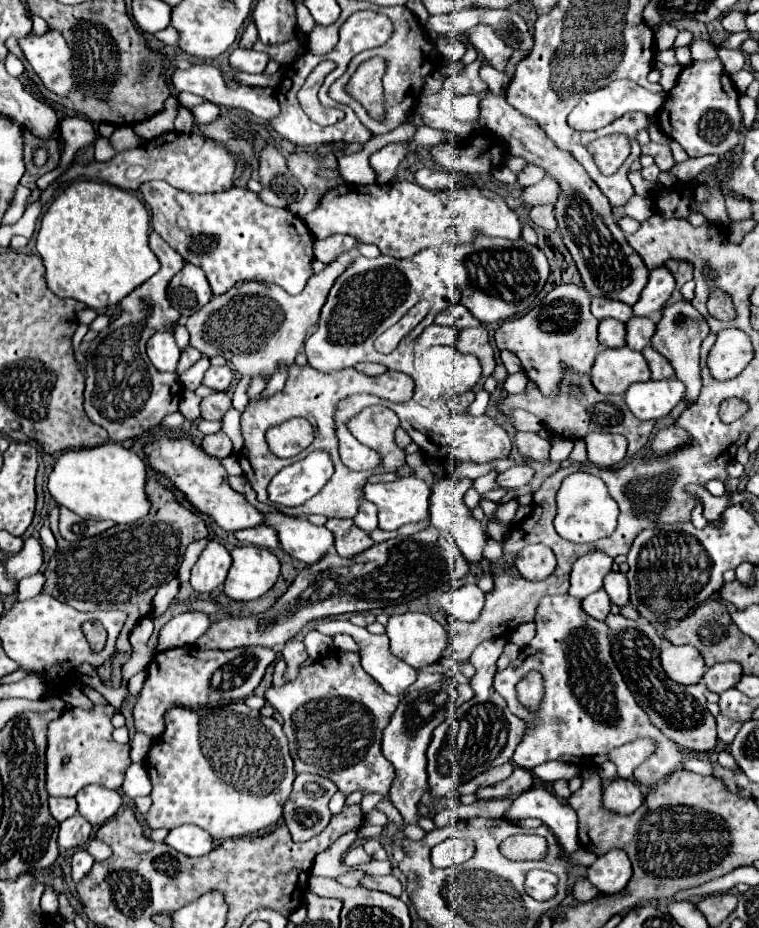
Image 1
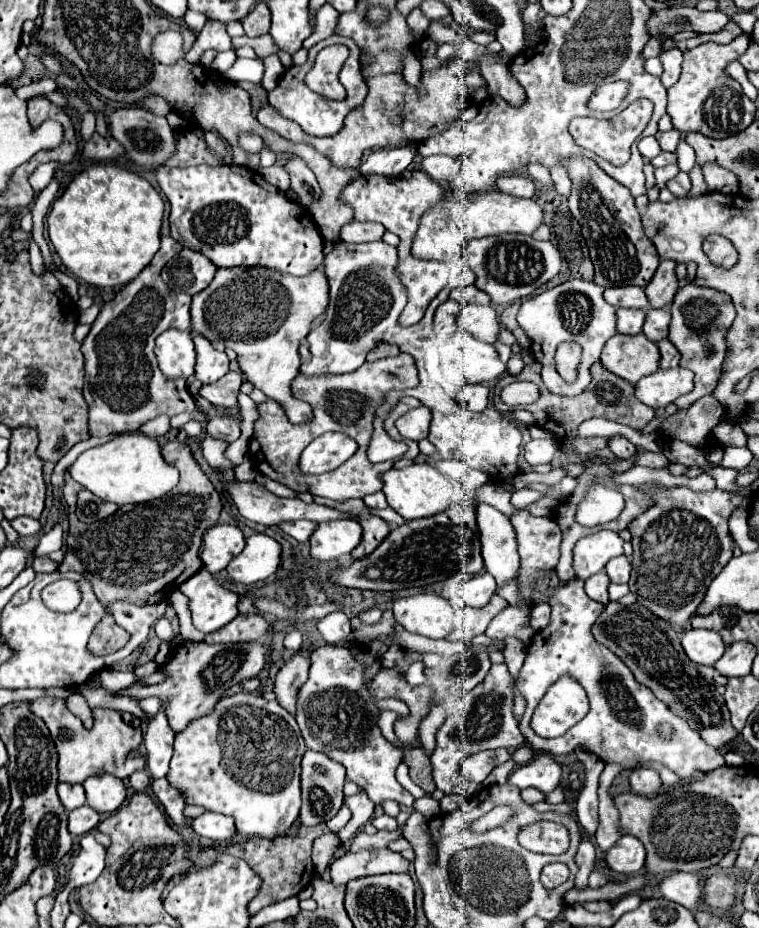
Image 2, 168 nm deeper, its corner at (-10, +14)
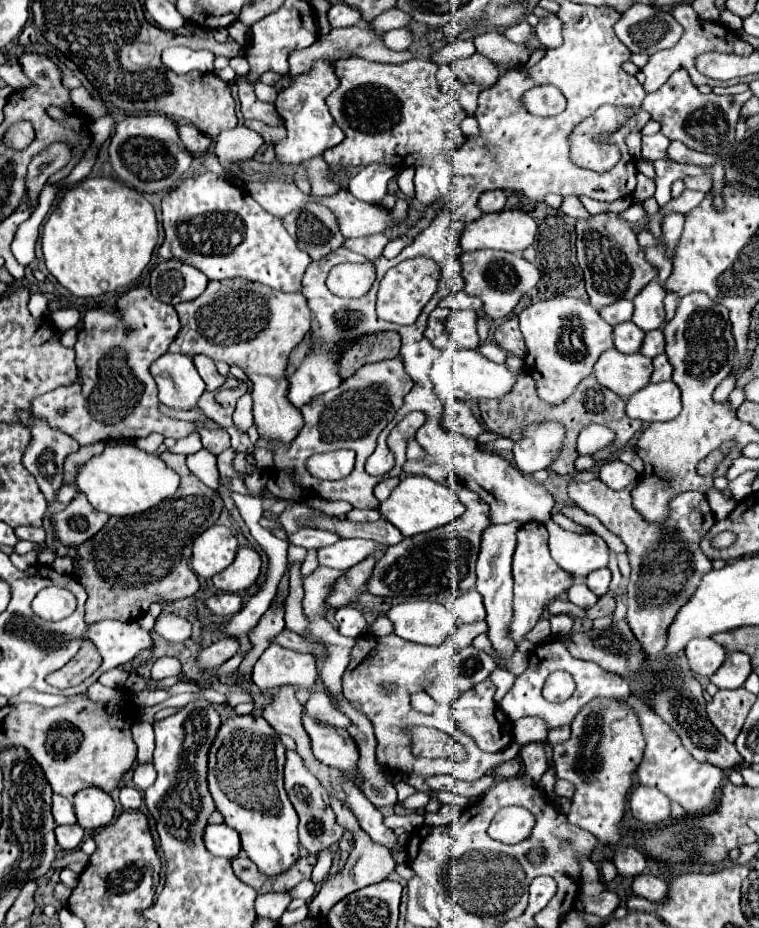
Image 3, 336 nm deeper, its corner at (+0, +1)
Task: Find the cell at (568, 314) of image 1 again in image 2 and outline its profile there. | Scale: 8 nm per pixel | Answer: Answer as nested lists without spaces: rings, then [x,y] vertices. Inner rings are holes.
[[[572,278],[552,290],[526,298],[520,306],[518,324],[532,340],[532,346],[530,346],[532,356],[534,356],[534,360],[538,360],[542,364],[542,380],[552,394],[560,394],[560,396],[582,394],[584,388],[590,384],[590,366],[600,360],[604,344],[608,342],[608,338],[612,338],[616,334],[616,308],[610,306],[602,298],[602,292],[604,292],[604,288],[594,282]],[[568,340],[578,342],[582,346],[582,362],[578,366],[578,378],[572,384],[566,382],[558,374],[556,362],[554,362],[558,344],[568,342]]]

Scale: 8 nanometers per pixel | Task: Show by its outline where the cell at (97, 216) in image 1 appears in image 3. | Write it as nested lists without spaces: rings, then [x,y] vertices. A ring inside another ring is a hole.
[[[86,177],[64,193],[42,227],[42,251],[48,271],[76,297],[98,297],[124,287],[140,277],[158,243],[158,223],[154,207],[142,193],[112,177]]]

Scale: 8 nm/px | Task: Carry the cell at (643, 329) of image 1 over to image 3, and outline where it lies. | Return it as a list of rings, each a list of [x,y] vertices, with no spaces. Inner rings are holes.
[[[654,329],[654,331],[648,331],[646,337],[644,337],[644,343],[642,343],[642,349],[640,349],[642,355],[654,359],[656,355],[664,353],[664,333],[660,329]]]

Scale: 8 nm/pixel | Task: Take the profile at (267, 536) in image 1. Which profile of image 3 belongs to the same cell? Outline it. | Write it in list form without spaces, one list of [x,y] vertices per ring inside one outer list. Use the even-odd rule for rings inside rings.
[[[300,529],[298,533],[290,535],[290,545],[302,545],[306,549],[320,549],[326,545],[336,543],[342,537],[336,537],[332,531],[324,529]]]

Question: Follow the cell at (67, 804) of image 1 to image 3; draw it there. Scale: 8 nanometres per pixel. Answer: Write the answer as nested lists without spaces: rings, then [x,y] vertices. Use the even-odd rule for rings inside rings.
[[[54,795],[52,799],[54,799],[52,801],[52,815],[54,815],[56,825],[72,825],[72,823],[76,823],[72,801],[62,797],[62,795]]]

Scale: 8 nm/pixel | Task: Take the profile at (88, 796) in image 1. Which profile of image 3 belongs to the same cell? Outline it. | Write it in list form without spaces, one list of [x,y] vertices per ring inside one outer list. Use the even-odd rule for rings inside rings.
[[[90,787],[74,797],[74,811],[78,817],[78,825],[86,831],[96,831],[106,827],[114,815],[114,801],[108,793]]]

